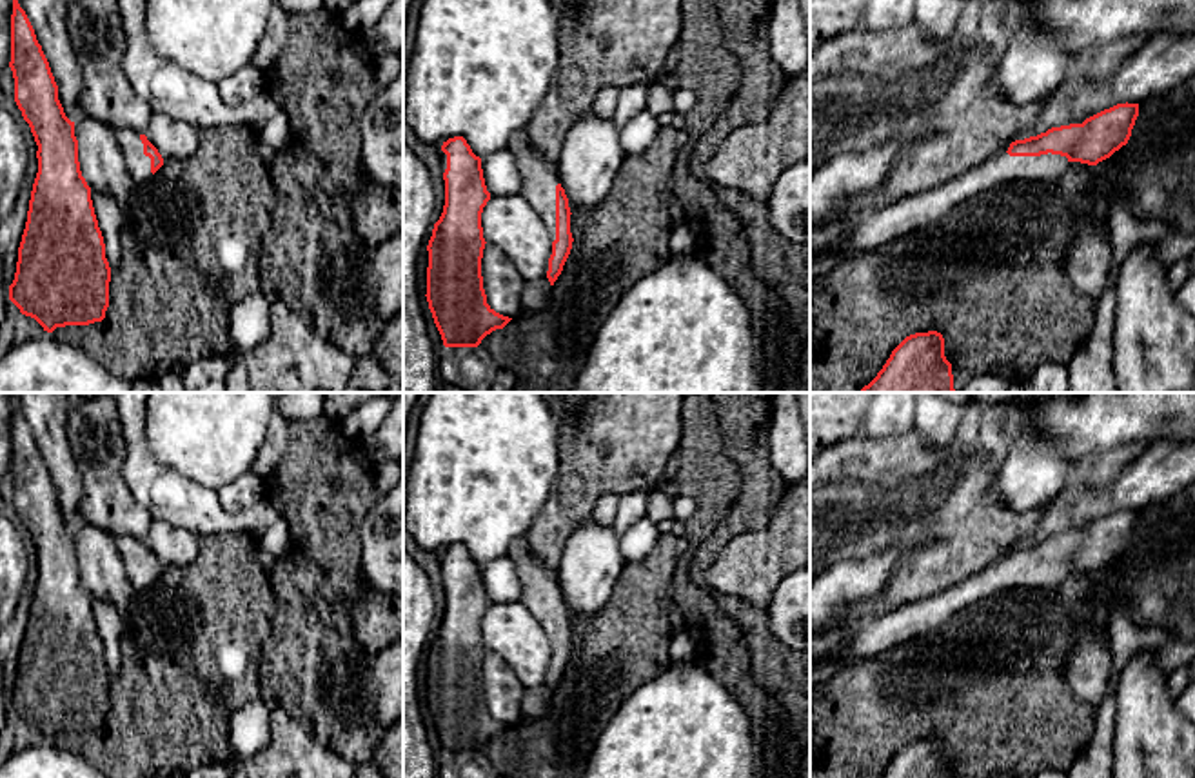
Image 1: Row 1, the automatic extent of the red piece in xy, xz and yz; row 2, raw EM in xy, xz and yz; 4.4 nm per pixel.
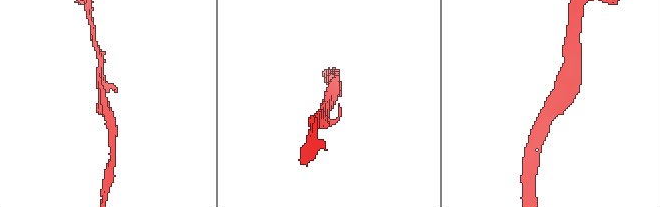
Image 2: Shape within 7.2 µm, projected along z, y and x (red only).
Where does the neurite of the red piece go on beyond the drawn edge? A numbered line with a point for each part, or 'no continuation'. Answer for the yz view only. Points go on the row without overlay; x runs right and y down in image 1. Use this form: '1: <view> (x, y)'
1: yz (912, 620)

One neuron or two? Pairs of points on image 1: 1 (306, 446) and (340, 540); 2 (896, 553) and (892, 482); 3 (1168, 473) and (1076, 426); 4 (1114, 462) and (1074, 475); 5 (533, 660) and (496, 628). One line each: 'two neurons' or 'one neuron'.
1: one neuron
2: two neurons
3: two neurons
4: one neuron
5: one neuron

